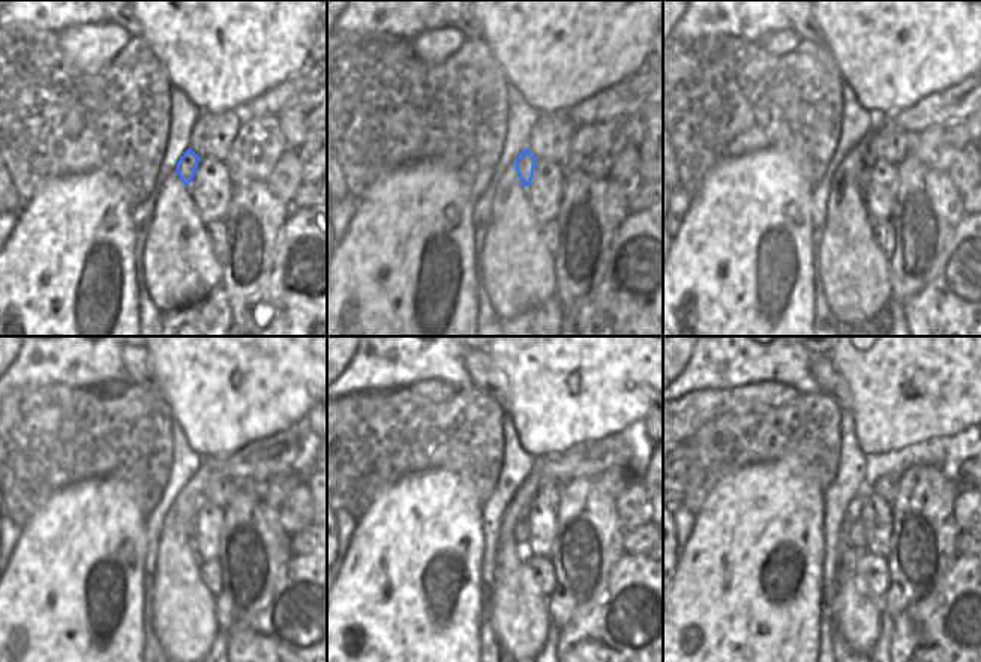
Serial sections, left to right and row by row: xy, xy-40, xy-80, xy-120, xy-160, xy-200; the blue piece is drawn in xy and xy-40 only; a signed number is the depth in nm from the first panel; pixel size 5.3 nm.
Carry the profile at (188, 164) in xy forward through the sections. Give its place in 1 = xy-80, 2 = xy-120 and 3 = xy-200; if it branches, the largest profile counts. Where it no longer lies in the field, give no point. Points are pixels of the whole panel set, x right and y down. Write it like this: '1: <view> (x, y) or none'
1: xy-80 (864, 174)
2: xy-120 (191, 526)
3: xy-200 (857, 530)

